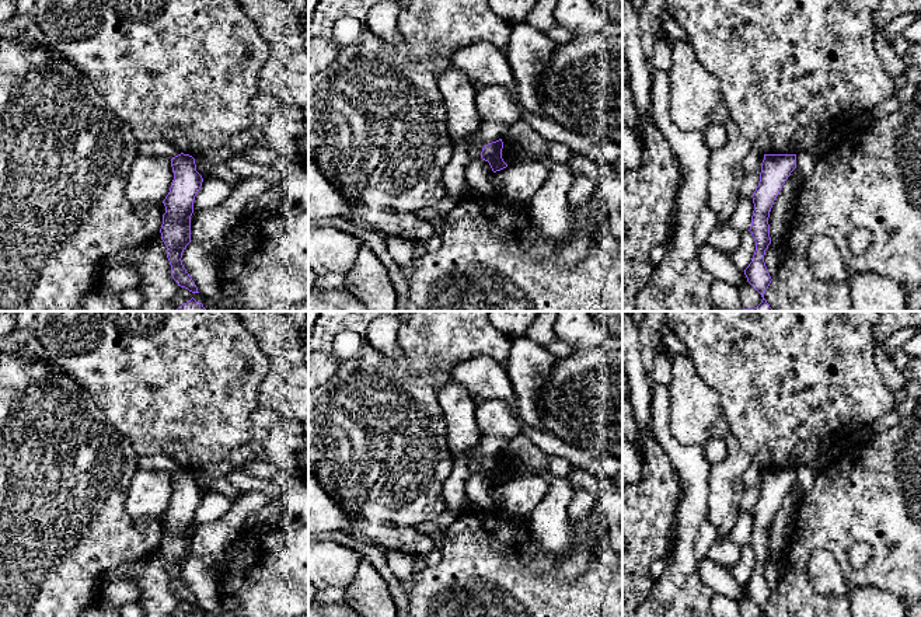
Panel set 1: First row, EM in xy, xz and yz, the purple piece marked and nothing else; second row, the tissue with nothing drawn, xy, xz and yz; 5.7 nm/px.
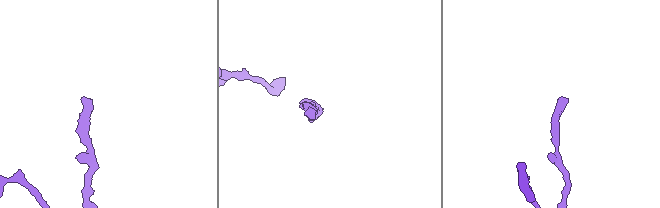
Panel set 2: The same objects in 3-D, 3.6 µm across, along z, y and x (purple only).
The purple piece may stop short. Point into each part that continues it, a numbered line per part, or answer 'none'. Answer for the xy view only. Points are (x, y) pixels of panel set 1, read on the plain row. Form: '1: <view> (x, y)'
none

